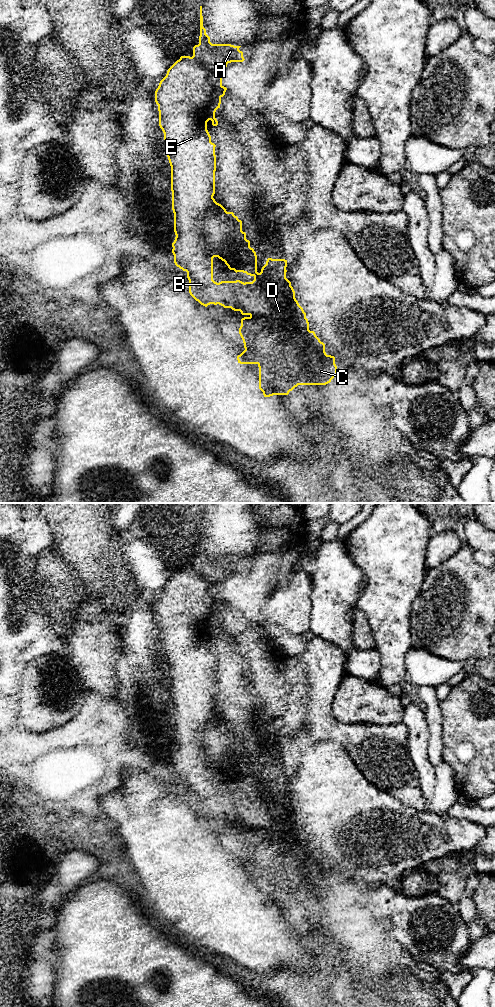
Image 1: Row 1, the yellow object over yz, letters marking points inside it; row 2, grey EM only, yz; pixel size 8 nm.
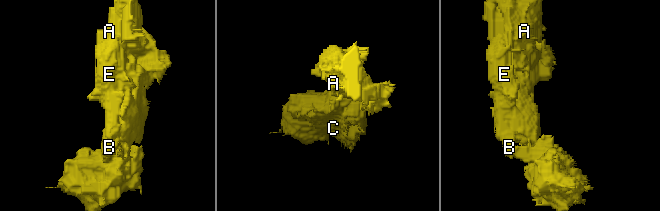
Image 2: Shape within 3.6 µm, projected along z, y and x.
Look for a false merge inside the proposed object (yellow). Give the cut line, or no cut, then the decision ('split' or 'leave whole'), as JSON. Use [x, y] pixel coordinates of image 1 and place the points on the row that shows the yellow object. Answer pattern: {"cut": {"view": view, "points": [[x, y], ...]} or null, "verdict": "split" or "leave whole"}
{"cut": null, "verdict": "leave whole"}

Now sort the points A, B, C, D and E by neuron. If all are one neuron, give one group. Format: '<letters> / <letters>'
A B C D E

